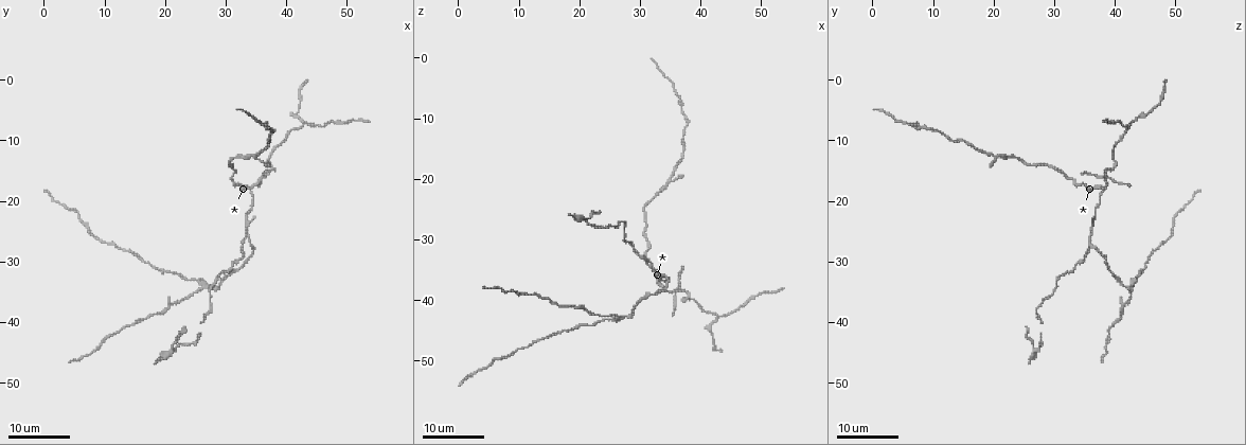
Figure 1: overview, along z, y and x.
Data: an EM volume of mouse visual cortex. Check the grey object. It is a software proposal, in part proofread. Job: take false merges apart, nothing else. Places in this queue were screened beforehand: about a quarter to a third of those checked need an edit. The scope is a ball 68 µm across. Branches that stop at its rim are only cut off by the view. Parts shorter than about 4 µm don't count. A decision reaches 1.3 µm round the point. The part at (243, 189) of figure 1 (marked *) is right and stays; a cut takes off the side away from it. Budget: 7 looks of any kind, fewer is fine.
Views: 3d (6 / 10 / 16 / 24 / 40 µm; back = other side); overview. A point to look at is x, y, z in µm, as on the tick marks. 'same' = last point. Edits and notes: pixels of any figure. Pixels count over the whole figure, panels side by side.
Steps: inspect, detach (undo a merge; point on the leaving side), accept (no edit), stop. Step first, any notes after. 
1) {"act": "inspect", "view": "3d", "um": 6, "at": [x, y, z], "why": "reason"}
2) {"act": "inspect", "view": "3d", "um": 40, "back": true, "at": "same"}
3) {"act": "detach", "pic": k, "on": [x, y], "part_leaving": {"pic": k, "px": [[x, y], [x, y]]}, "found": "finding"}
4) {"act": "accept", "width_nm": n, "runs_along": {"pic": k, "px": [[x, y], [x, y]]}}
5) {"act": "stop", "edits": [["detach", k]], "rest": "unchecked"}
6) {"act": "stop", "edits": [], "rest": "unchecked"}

{"act": "inspect", "view": "3d", "um": 24, "at": [33.5, 26.0, 36.0], "why": "three arms meet"}

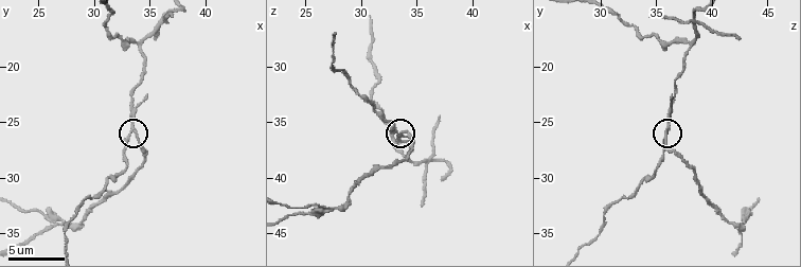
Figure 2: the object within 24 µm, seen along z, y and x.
{"act": "inspect", "view": "3d", "um": 10, "at": [33.8, 25.6, 35.8]}

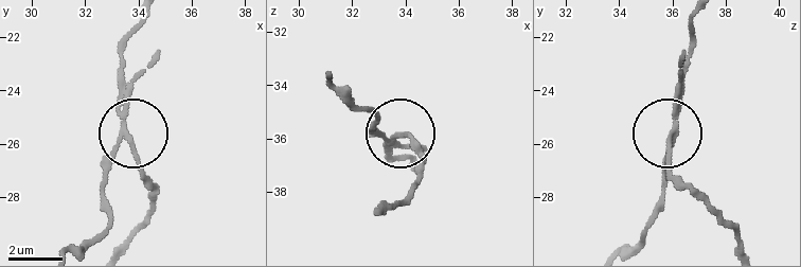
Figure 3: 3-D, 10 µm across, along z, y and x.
{"act": "detach", "pic": 3, "on": [131, 148], "side_arm_um": 35, "part_leaving": {"pic": 3, "px": [[126, 114], [154, 208], [119, 249]]}, "found": "two cells meet here"}

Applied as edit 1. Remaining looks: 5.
{"act": "inspect", "view": "overview"}

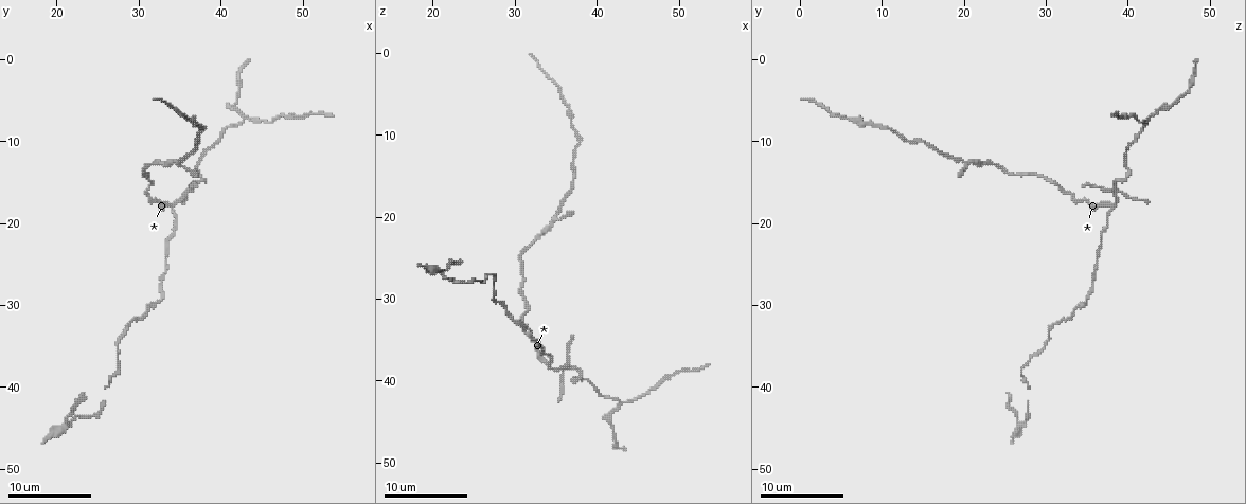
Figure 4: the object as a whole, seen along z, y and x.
{"act": "inspect", "view": "3d", "um": 6, "at": [35.8, 16.0, 39.2], "why": "four or more arms meet"}

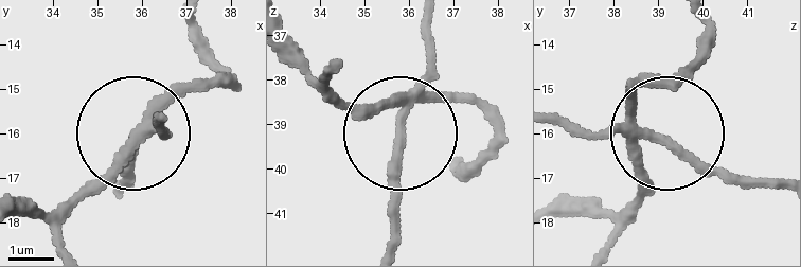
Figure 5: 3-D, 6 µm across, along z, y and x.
{"act": "detach", "pic": 5, "on": [155, 119], "width_nm": 220, "part_leaving": {"pic": 5, "px": [[413, 95], [390, 239]]}, "found": "a second cell is stuck on"}

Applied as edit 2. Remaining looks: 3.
{"act": "inspect", "view": "3d", "um": 10, "at": [42.6, 7.0, 42.8]}

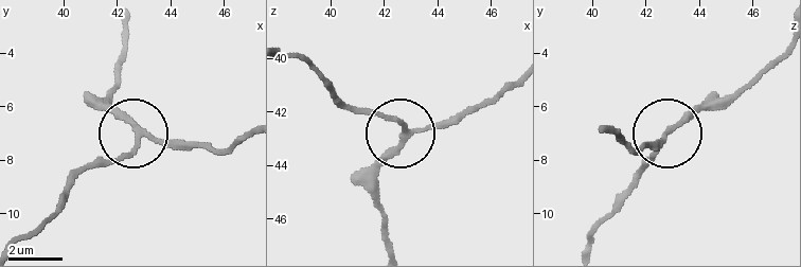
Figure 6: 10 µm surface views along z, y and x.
{"act": "inspect", "view": "3d", "um": 10, "back": true, "at": [42.8, 7.0, 42.8], "why": "other side"}

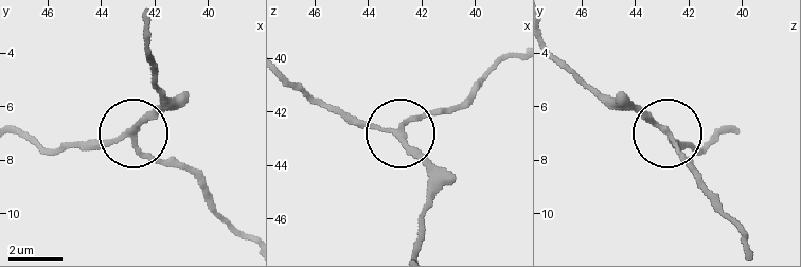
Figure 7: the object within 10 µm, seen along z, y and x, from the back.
{"act": "accept", "width_nm": 160, "runs_along": {"pic": 7, "px": [[511, 55], [449, 112], [404, 126], [440, 174]]}, "found": "one cell here"}

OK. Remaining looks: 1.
{"act": "inspect", "view": "3d", "um": 6, "at": [29.2, 31.8, 32.0], "why": "a narrow waist"}

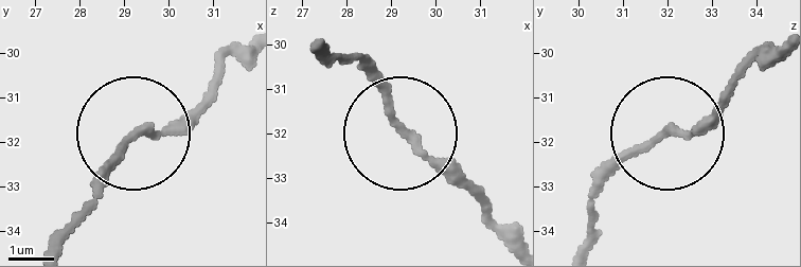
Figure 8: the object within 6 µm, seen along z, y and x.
{"act": "accept", "runs_along": {"pic": 8, "px": [[246, 47], [190, 108], [128, 135], [102, 183]]}, "found": "all the same cell"}

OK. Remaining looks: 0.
{"act": "stop", "edits": [["detach", 3], ["detach", 5]], "rest": "unchecked"}

